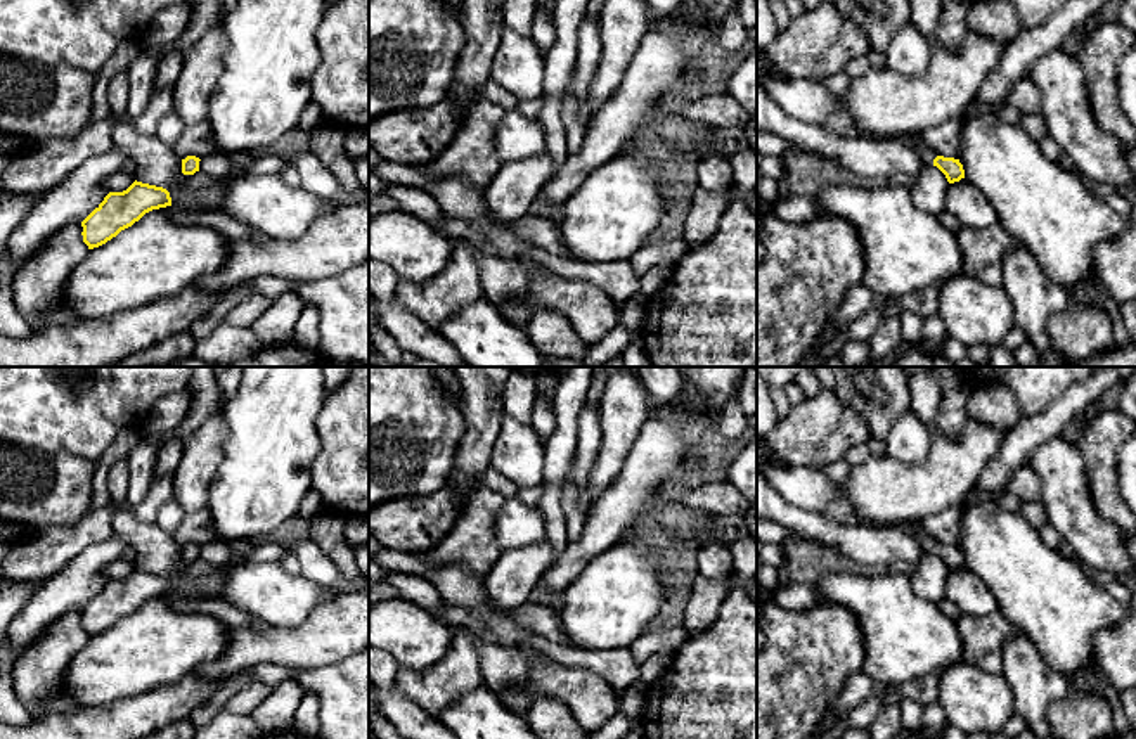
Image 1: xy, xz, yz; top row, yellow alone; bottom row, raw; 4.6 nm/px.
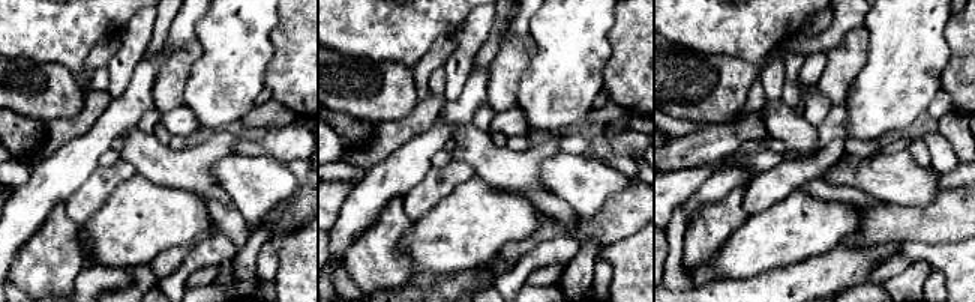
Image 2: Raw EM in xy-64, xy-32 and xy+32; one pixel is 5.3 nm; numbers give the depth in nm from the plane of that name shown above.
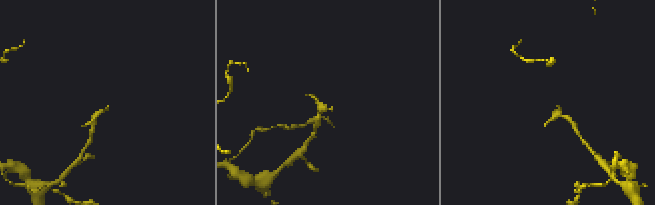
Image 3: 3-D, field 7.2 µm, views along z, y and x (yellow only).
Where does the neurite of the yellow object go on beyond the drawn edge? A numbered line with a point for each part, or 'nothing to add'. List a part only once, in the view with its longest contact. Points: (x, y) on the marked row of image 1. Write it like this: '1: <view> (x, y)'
1: yz (911, 139)

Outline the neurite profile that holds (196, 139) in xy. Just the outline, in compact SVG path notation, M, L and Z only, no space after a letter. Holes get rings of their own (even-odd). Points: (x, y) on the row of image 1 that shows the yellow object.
M206 121L185 125L178 140L171 147L175 156L182 161L187 156L204 157L215 152L213 135Z

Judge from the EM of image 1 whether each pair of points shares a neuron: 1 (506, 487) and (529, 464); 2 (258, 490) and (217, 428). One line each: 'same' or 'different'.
1: different
2: different

